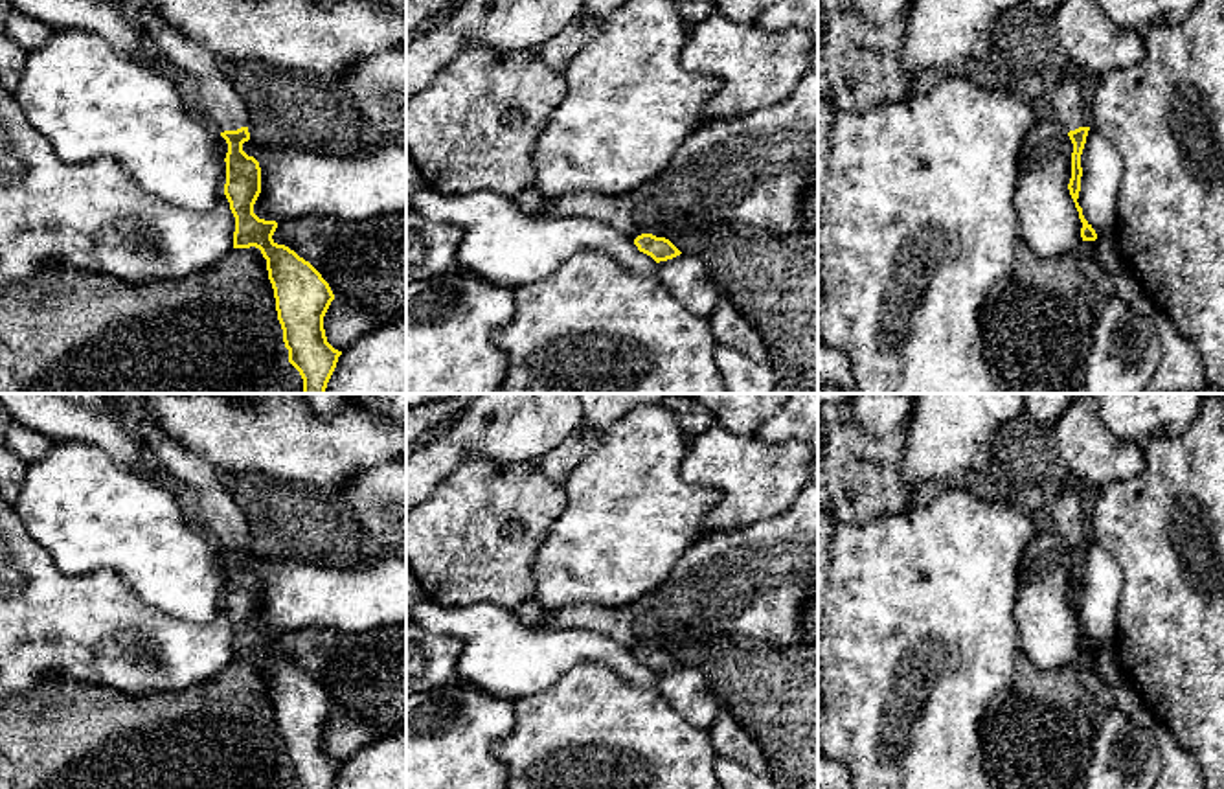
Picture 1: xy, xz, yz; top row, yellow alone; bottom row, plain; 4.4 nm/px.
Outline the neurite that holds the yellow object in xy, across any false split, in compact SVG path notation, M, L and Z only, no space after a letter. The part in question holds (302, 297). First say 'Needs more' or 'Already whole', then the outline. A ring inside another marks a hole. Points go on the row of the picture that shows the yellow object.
Needs more. M125 0L130 18L154 40L158 51L189 77L191 107L208 127L228 143L224 195L235 217L233 248L255 246L266 259L268 280L274 289L278 320L283 329L283 342L289 349L289 362L303 379L303 394L325 394L327 383L336 368L342 351L334 349L325 337L323 316L334 300L329 283L322 274L294 250L278 245L272 235L276 221L259 219L254 204L261 193L261 167L254 156L243 151L250 140L248 114L232 81L224 75L219 57L202 48L193 39L182 35L173 24L164 20L149 0Z

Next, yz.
Needs more. M1068 77L1060 83L1051 96L1051 116L1055 121L1068 132L1073 153L1071 153L1071 178L1068 184L1070 195L1079 212L1079 219L1082 223L1081 237L1082 241L1095 241L1097 234L1092 224L1084 219L1082 208L1079 206L1079 191L1081 191L1081 154L1086 143L1086 136L1090 131L1088 112L1086 112L1088 88L1081 85L1079 79Z

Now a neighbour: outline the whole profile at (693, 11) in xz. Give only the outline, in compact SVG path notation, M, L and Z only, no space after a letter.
M674 0L674 4L691 26L708 18L715 11L715 4L711 0Z

